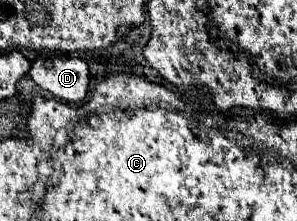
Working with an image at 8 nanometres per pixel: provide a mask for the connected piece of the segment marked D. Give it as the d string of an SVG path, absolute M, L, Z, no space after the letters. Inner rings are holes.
M38 57L32 63L30 77L60 101L80 101L88 95L88 65L78 57Z

